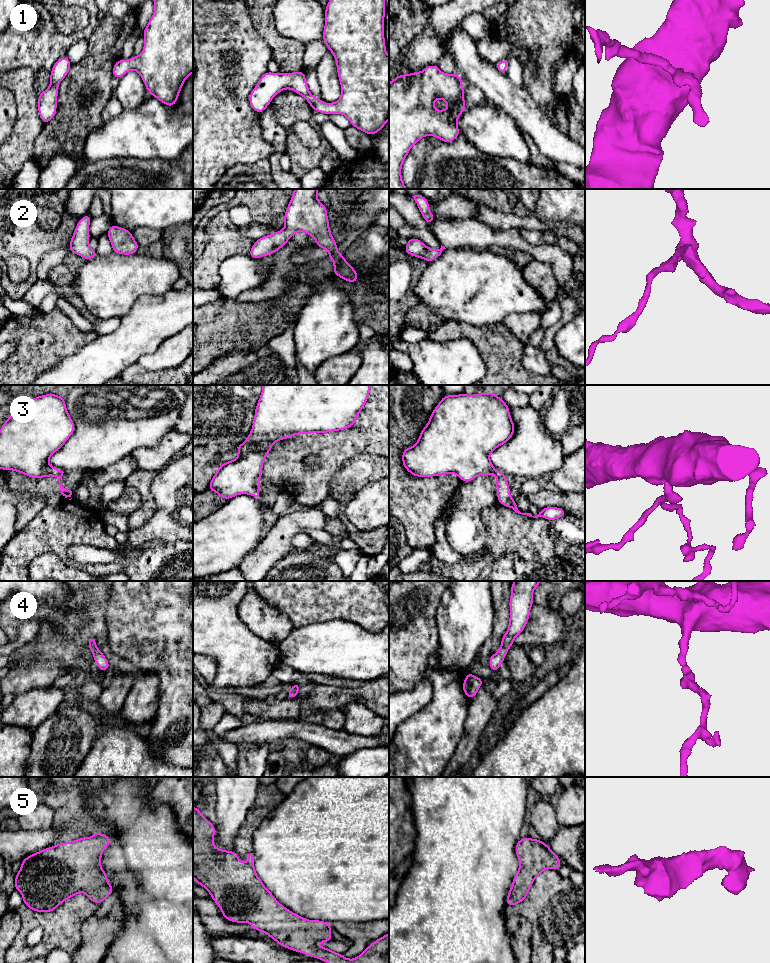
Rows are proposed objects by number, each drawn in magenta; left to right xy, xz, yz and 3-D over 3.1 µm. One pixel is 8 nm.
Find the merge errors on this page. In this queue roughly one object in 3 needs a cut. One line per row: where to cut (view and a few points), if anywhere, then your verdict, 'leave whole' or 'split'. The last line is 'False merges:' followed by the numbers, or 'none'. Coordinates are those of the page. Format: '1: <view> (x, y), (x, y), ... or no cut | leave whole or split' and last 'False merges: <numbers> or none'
1: no cut | leave whole
2: no cut | leave whole
3: no cut | leave whole
4: no cut | leave whole
5: no cut | leave whole
False merges: none

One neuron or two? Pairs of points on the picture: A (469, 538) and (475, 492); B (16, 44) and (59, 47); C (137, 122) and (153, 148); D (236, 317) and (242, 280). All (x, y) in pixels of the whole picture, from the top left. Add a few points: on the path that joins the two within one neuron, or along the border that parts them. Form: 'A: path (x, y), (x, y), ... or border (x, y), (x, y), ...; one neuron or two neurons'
A: path (469, 527), (470, 503); one neuron
B: path (27, 44), (48, 45); one neuron
C: path (143, 128), (153, 138), (153, 142); one neuron
D: border (224, 297), (233, 299); two neurons

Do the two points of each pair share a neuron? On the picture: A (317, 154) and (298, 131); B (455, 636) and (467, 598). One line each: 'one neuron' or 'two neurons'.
A: two neurons
B: one neuron

